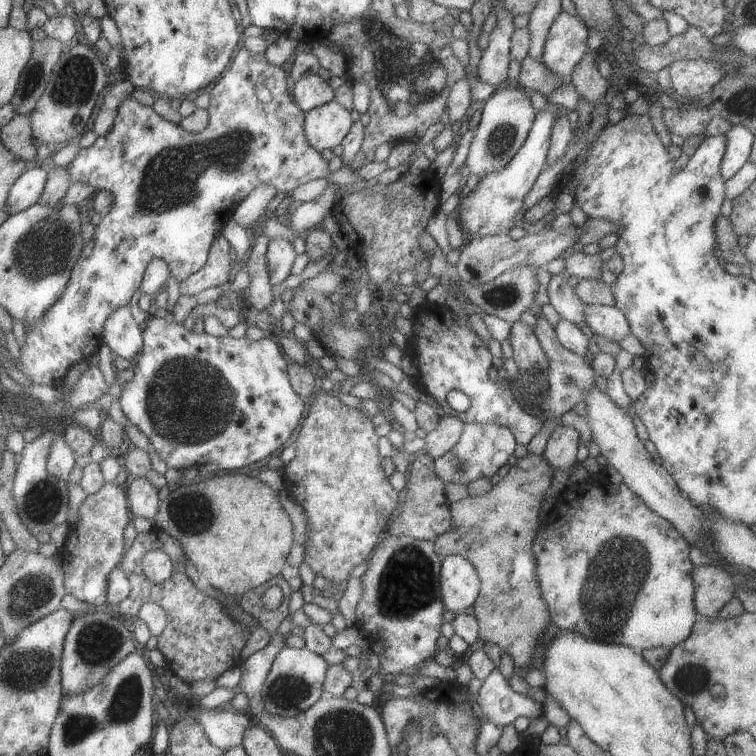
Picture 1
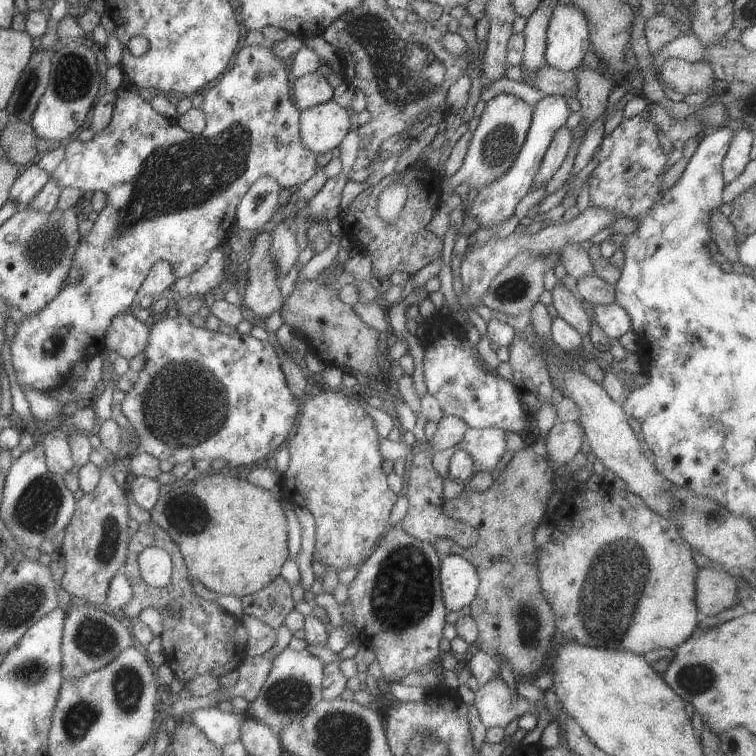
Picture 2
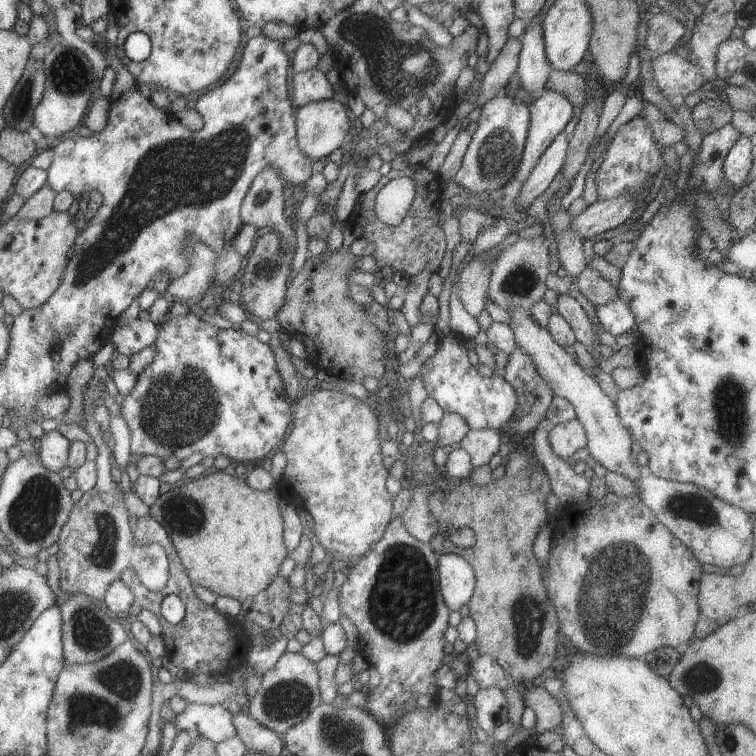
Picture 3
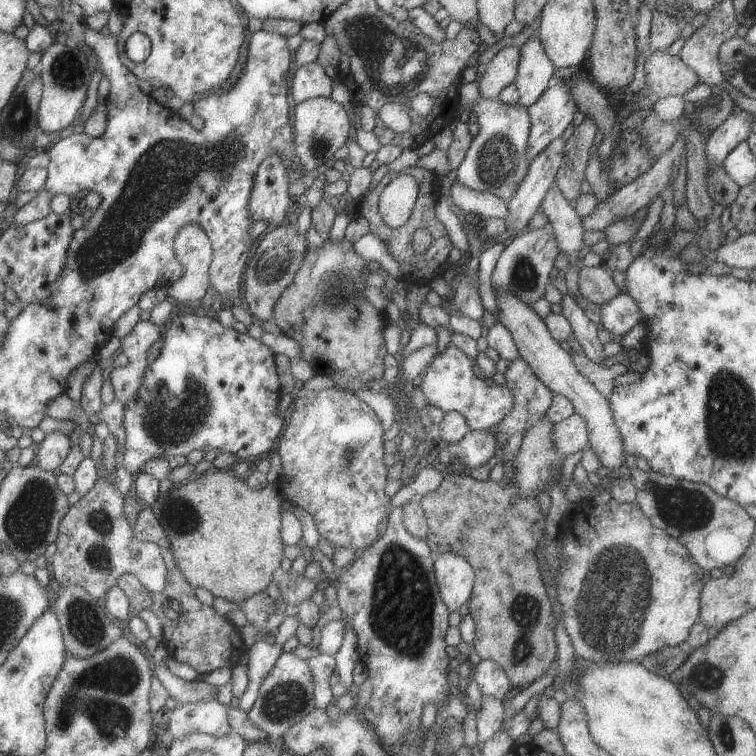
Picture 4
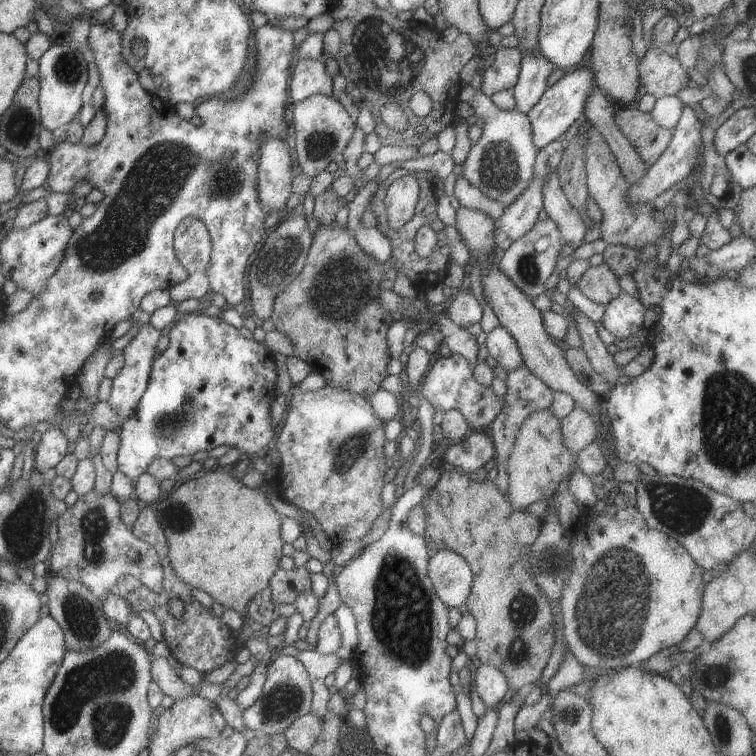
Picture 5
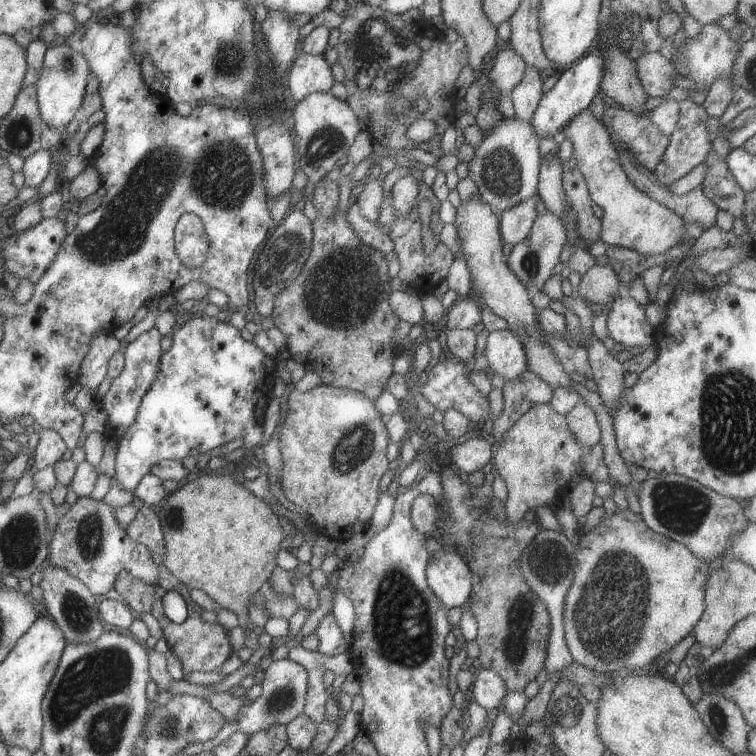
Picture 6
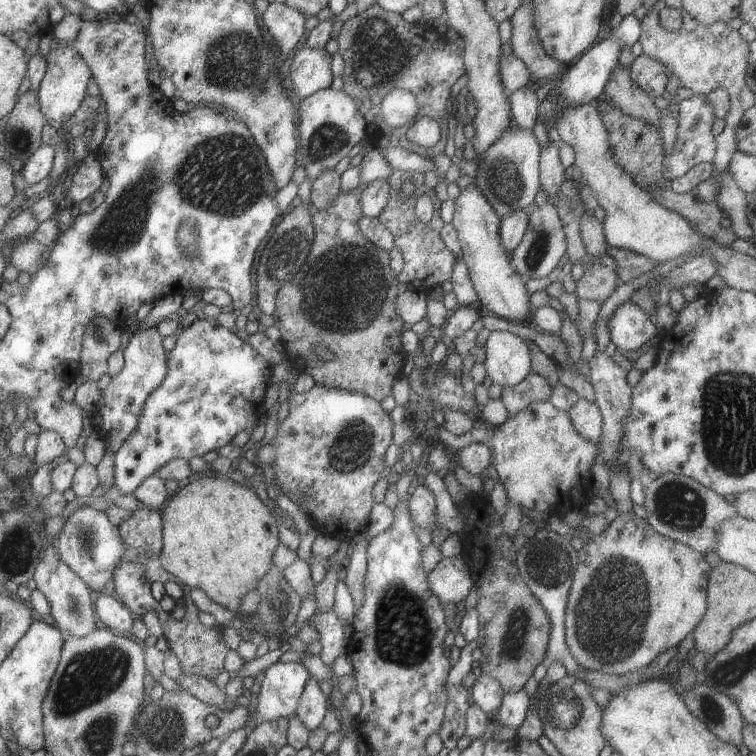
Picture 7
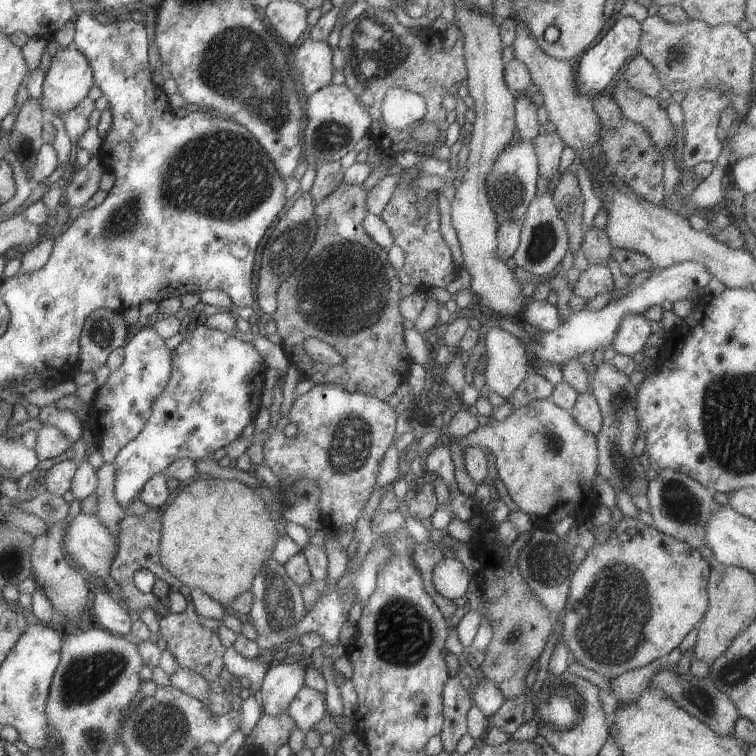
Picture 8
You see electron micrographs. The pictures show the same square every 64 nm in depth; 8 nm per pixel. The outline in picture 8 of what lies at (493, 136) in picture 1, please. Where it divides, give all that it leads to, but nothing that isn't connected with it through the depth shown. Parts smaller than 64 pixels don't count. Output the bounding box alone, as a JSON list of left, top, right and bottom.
[485,140,539,224]

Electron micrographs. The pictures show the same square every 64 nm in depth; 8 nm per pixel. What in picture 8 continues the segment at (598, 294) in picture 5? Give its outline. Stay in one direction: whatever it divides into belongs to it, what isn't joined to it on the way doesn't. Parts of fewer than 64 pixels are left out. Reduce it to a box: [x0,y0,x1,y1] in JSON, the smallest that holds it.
[572,265,613,300]

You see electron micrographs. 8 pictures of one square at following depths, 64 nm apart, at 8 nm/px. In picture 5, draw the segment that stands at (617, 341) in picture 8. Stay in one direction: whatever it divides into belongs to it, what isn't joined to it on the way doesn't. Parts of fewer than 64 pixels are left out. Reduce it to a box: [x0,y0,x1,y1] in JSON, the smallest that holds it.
[602,292,649,340]

